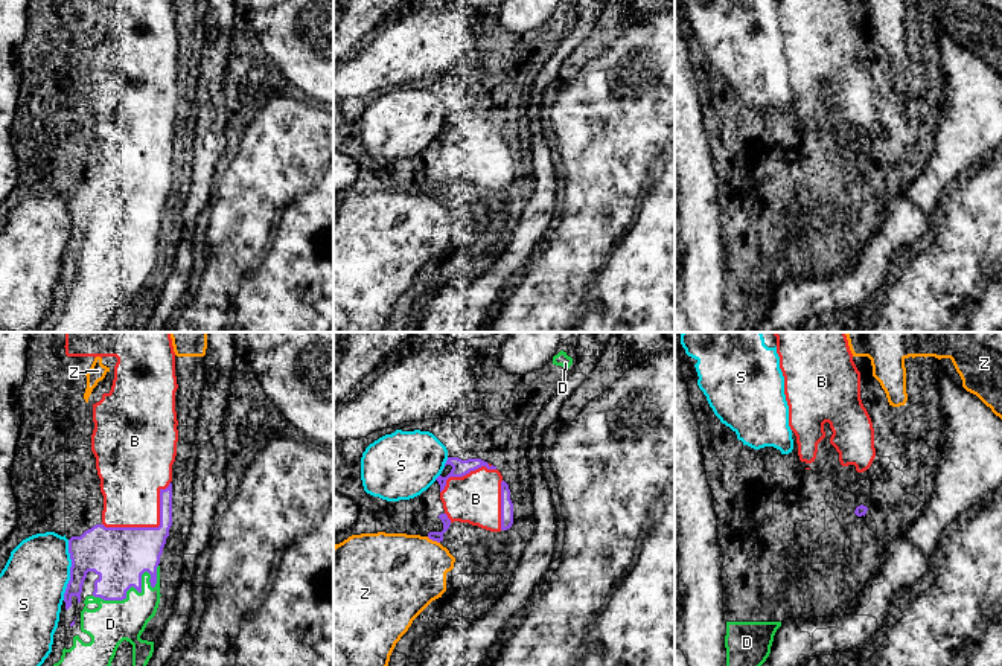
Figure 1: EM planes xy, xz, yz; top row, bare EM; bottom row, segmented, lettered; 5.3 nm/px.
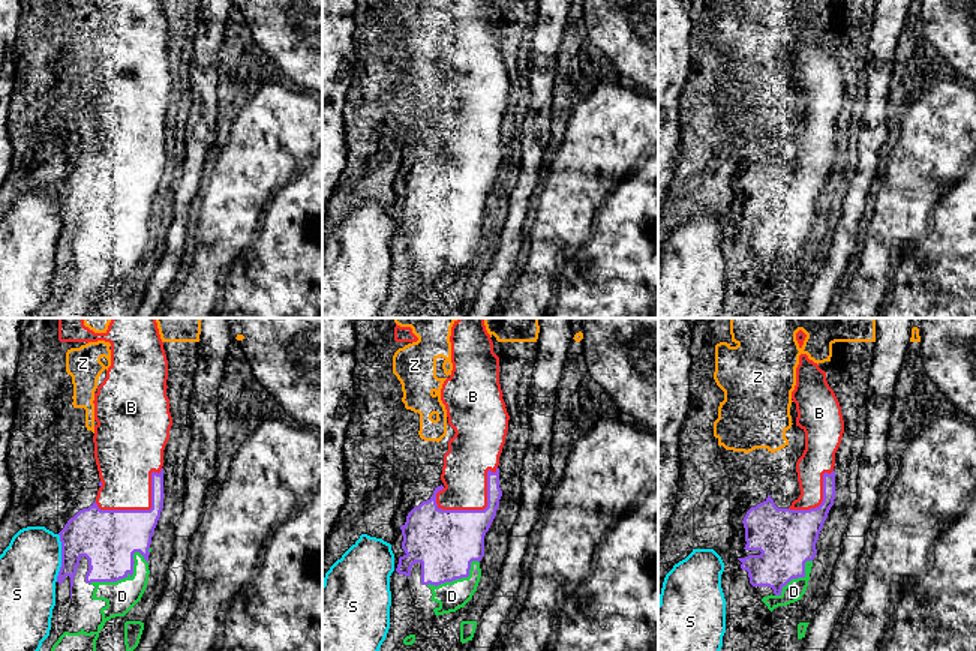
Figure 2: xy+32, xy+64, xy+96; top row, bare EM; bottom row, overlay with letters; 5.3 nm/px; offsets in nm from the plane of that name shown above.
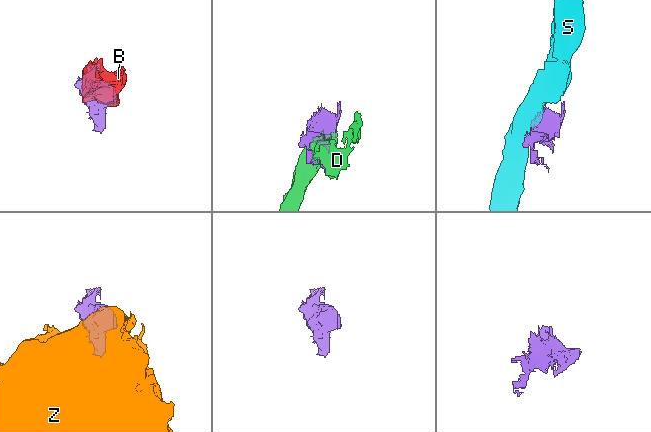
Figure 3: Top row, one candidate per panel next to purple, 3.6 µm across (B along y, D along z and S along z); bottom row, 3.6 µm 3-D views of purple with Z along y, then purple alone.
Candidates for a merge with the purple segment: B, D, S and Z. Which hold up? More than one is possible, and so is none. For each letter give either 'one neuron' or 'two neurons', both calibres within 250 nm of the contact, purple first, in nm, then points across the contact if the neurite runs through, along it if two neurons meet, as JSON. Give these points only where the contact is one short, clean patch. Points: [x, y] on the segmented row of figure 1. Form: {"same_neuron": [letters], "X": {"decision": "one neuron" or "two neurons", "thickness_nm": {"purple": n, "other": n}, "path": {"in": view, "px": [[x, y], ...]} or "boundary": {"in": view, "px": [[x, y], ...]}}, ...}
{"same_neuron": ["B", "D"], "B": {"decision": "one neuron", "thickness_nm": {"purple": 300, "other": 300}}, "D": {"decision": "one neuron", "thickness_nm": {"purple": 300, "other": 220}}, "S": {"decision": "two neurons", "thickness_nm": {"purple": 280, "other": 340}}, "Z": {"decision": "two neurons", "thickness_nm": {"purple": 50, "other": 420}, "boundary": {"in": "xz", "px": [[427, 537], [439, 543]]}}}

